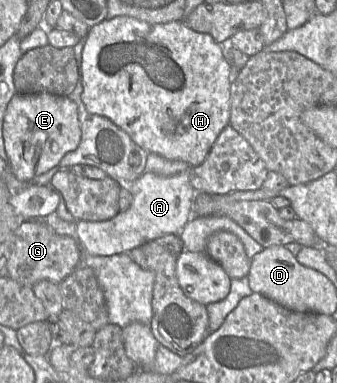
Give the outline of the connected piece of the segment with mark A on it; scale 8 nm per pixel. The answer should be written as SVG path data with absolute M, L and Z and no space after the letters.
M189 170L173 176L143 173L129 185L133 195L130 208L107 221L77 221L76 231L82 248L90 255L111 256L132 249L164 235L180 234L192 218L192 204L197 191L190 182Z

